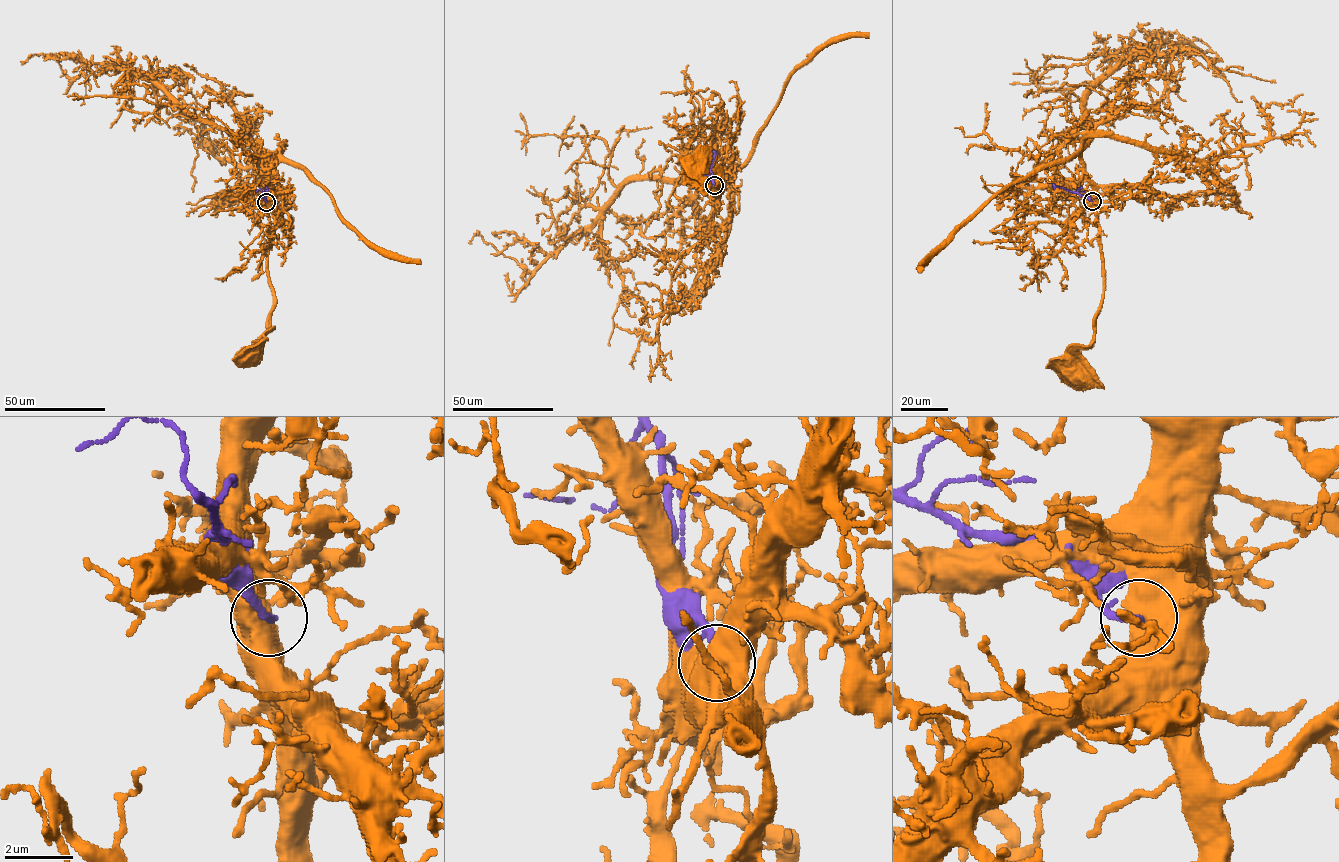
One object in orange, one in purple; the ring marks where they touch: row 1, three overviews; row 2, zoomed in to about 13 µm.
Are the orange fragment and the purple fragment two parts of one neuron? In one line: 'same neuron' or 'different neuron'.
different neuron

